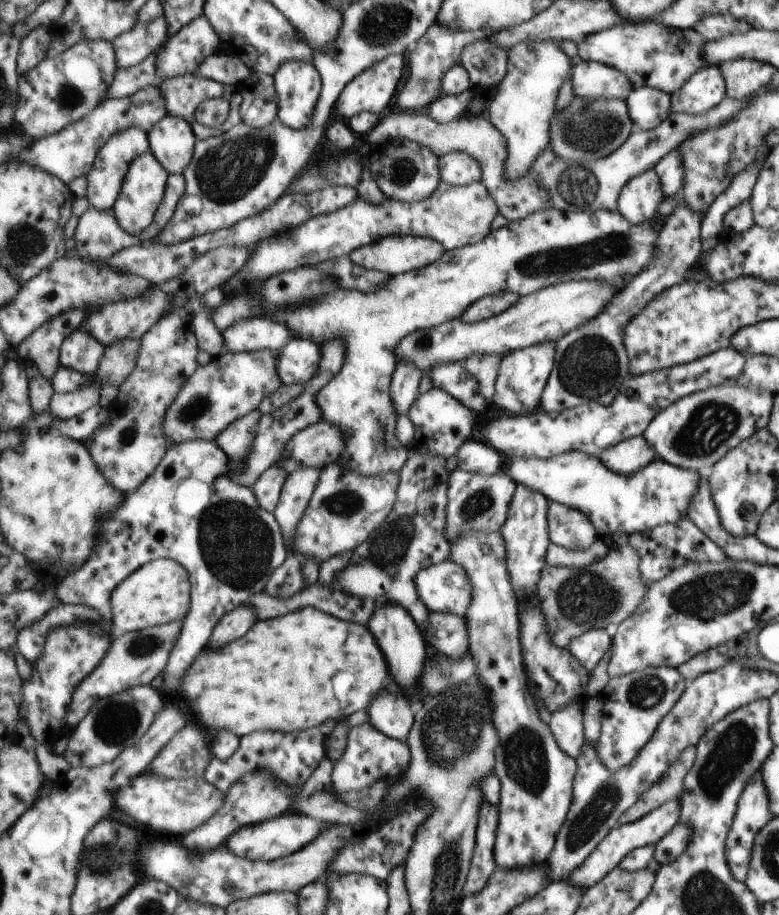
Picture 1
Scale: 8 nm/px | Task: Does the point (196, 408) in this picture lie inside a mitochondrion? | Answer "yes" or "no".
yes

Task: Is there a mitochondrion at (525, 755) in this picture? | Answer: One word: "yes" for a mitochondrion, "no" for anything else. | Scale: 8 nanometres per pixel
yes

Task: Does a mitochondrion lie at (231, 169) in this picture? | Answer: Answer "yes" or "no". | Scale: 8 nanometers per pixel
yes

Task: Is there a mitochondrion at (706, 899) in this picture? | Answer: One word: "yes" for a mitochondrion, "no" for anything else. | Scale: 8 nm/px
yes

